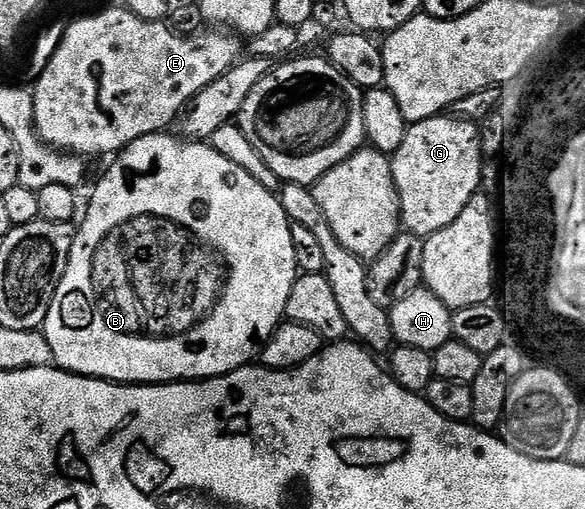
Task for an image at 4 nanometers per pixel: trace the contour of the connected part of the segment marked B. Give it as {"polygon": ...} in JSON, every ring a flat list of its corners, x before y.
{"polygon":[[169,135,144,136,116,153,111,160,113,165,94,186,89,205,86,208,84,205,83,215,75,228,67,270,63,270,63,278,55,290,55,298,51,298,51,310,47,310,43,325,47,346,51,346,53,364,64,372,115,384,135,385,196,382,226,376,228,372,256,361,259,350,265,347,273,331,285,320,287,298,291,298,291,286,295,286,299,273,291,243,291,221,280,199,274,193,263,190,263,186,259,186,247,170,235,166,235,162,227,162,227,158,223,158,223,154,216,152,208,143,190,142,185,138,176,140]]}

